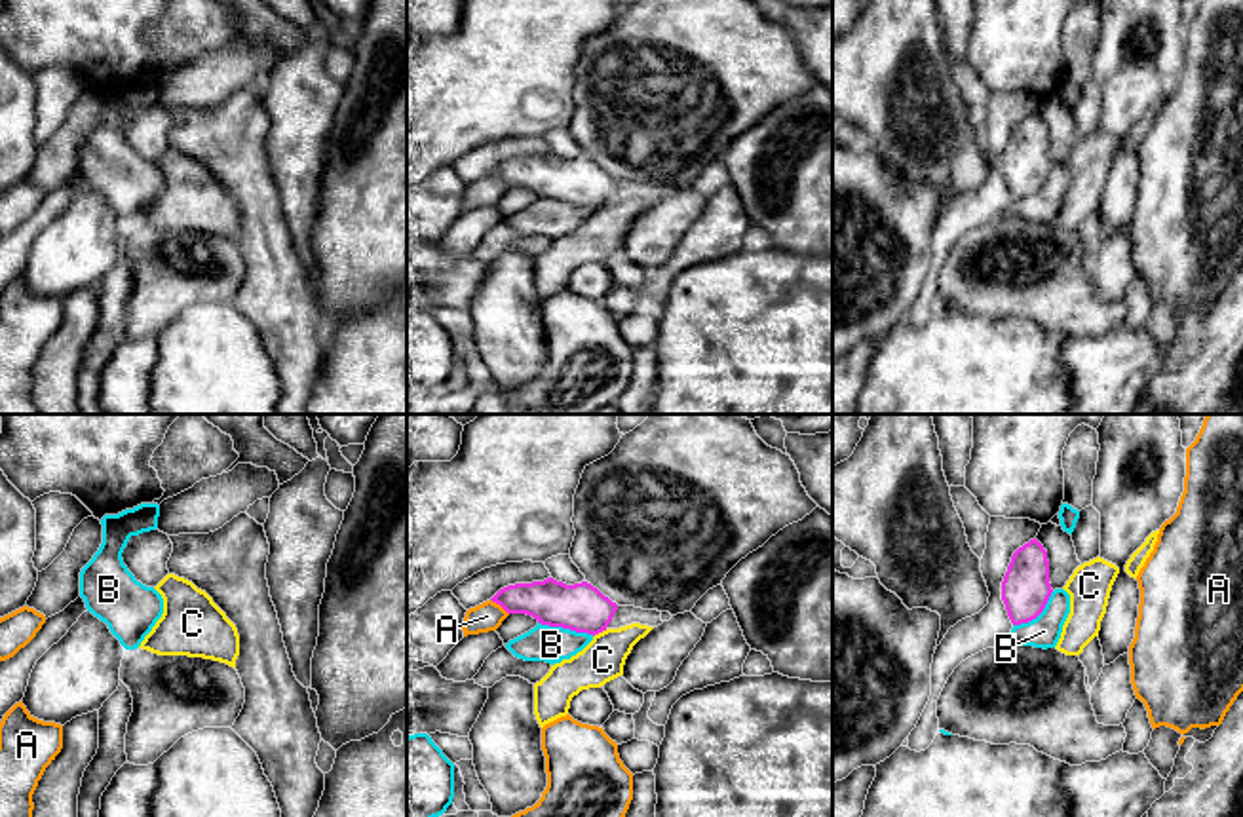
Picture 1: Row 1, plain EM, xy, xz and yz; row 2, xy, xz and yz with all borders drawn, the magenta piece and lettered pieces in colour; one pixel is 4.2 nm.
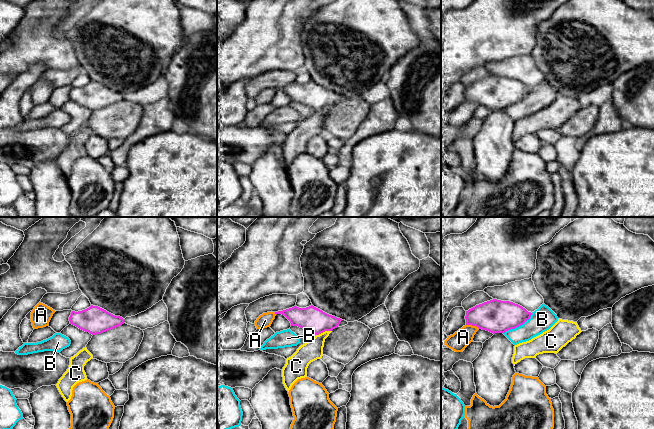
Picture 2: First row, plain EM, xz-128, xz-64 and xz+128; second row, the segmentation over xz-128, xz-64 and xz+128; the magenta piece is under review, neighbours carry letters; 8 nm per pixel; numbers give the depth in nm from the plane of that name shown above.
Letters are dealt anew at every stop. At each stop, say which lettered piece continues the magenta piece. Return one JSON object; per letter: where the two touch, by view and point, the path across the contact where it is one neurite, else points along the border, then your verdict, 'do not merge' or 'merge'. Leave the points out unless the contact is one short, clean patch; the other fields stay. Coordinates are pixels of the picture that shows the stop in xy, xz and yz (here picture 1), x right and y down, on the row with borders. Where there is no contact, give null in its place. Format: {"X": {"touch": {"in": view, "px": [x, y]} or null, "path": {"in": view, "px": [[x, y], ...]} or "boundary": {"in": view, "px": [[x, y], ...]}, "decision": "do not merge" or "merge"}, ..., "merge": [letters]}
{"A": {"touch": {"in": "xz", "px": [500, 605]}, "decision": "do not merge"}, "B": {"touch": {"in": "xz", "px": [567, 627]}, "boundary": {"in": "xz", "px": [[538, 622], [550, 627], [569, 627], [593, 635]]}, "decision": "do not merge"}, "C": {"touch": {"in": "xz", "px": [599, 631]}, "decision": "do not merge"}, "merge": []}

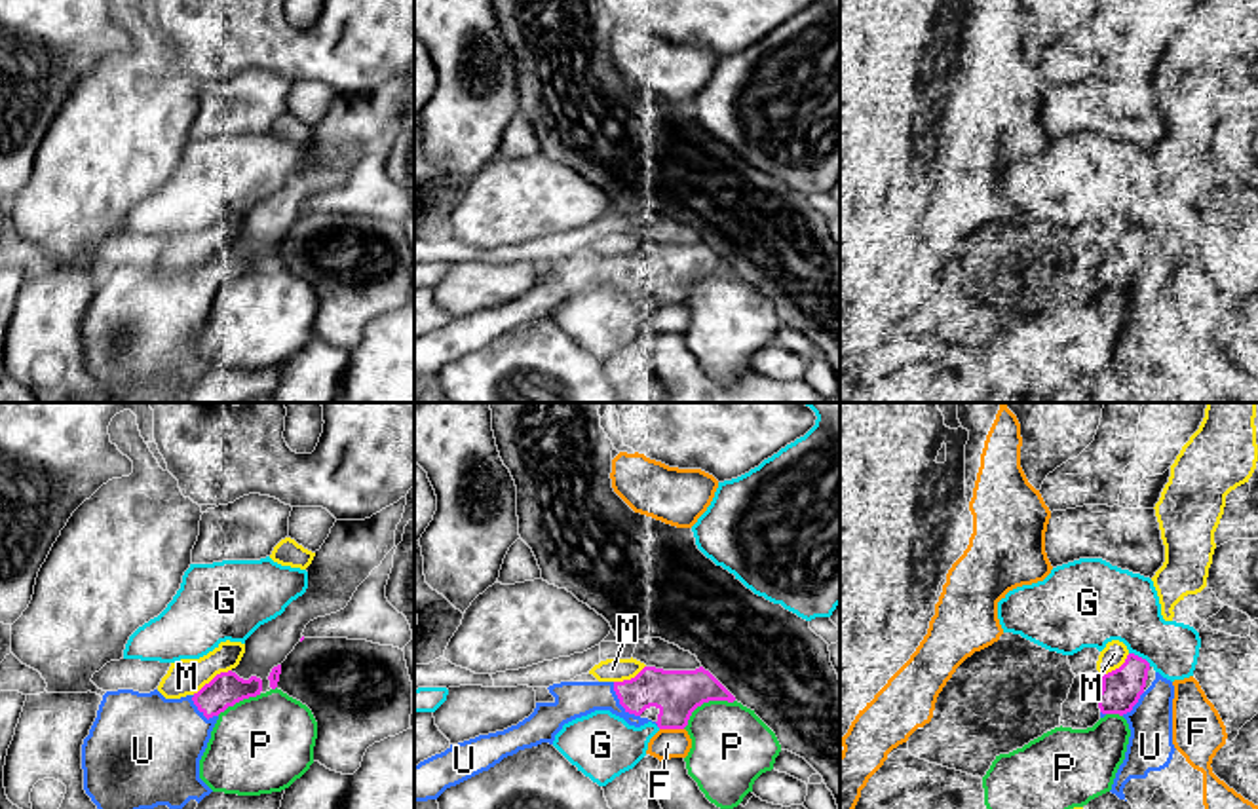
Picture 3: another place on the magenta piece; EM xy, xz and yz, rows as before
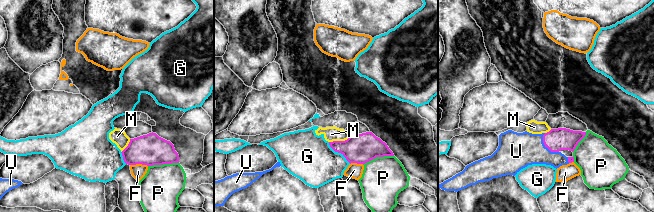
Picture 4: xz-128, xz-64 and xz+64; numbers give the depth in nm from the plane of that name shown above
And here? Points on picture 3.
{"F": {"touch": {"in": "xz", "px": [671, 728]}, "decision": "do not merge"}, "G": {"touch": {"in": "yz", "px": [1141, 658]}, "decision": "do not merge"}, "M": {"touch": {"in": "xy", "px": [213, 678]}, "decision": "do not merge"}, "P": {"touch": {"in": "xz", "px": [705, 701]}, "decision": "do not merge"}, "U": {"touch": {"in": "xz", "px": [620, 703]}, "path": {"in": "xz", "px": [[677, 694], [637, 694], [620, 703], [572, 699]]}, "decision": "merge"}, "merge": ["U"]}

